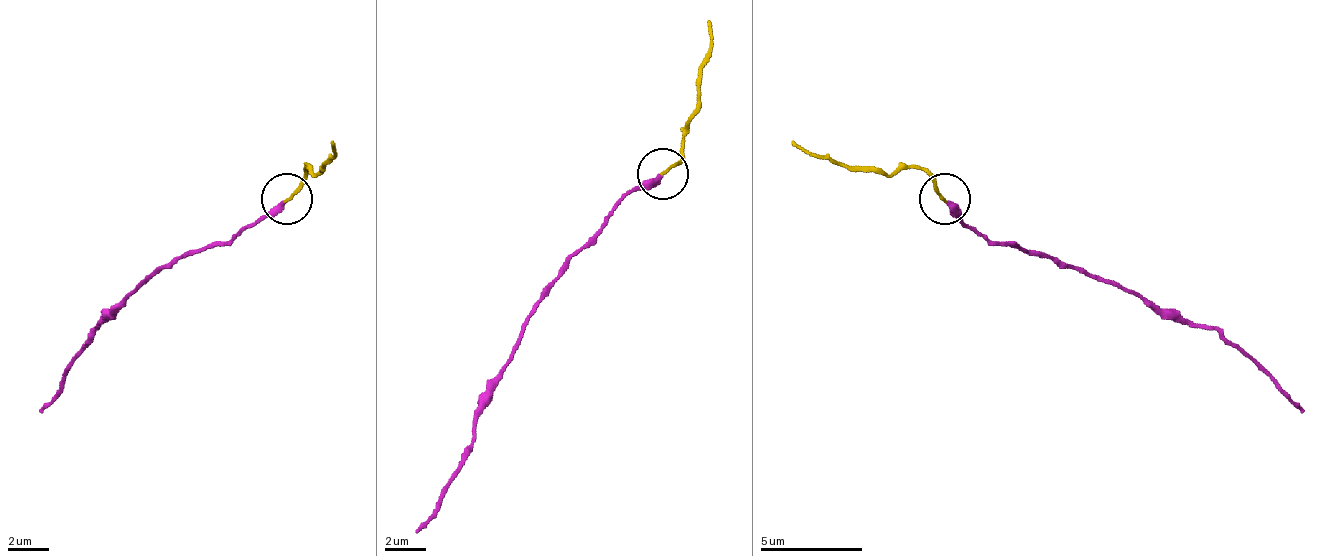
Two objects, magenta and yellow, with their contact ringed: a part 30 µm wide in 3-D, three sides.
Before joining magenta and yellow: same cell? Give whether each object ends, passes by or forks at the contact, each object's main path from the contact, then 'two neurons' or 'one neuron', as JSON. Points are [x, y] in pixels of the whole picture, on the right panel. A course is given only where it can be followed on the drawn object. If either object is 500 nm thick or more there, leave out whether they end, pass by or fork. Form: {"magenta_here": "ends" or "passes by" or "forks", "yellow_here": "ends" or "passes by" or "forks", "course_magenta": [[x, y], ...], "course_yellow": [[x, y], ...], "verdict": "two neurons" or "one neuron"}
{"magenta_here": "ends", "yellow_here": "ends", "course_magenta": [[946, 203], [992, 243], [1017, 243], [1089, 274], [1201, 330], [1231, 340], [1303, 412]], "course_yellow": [[946, 198], [921, 167], [844, 167], [793, 141]], "verdict": "one neuron"}

